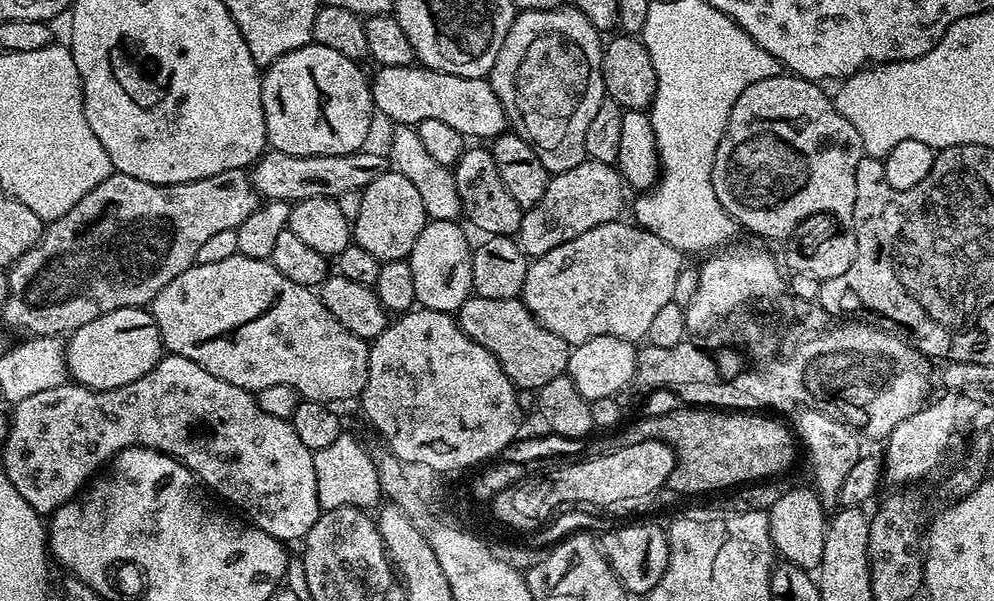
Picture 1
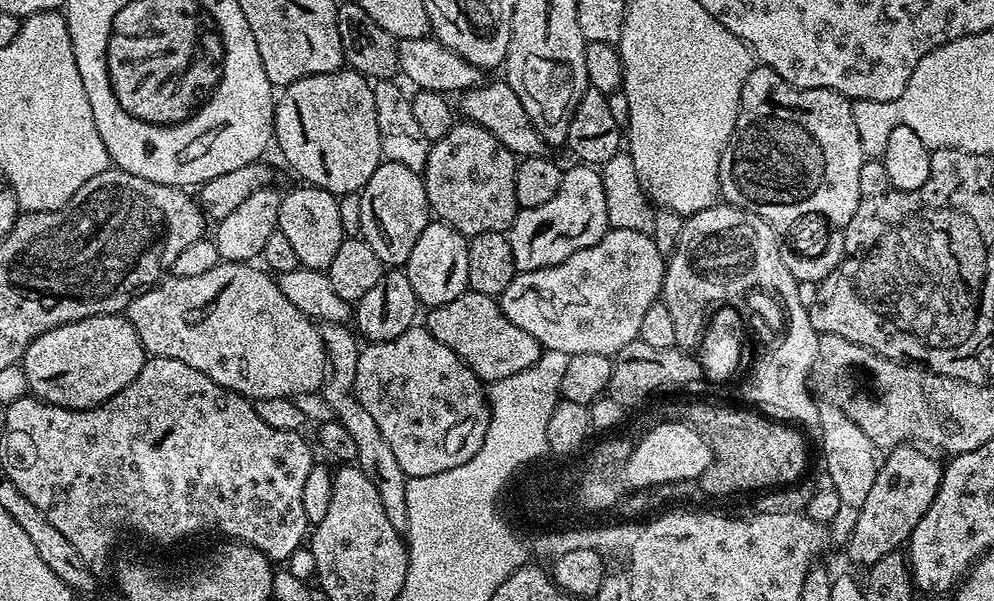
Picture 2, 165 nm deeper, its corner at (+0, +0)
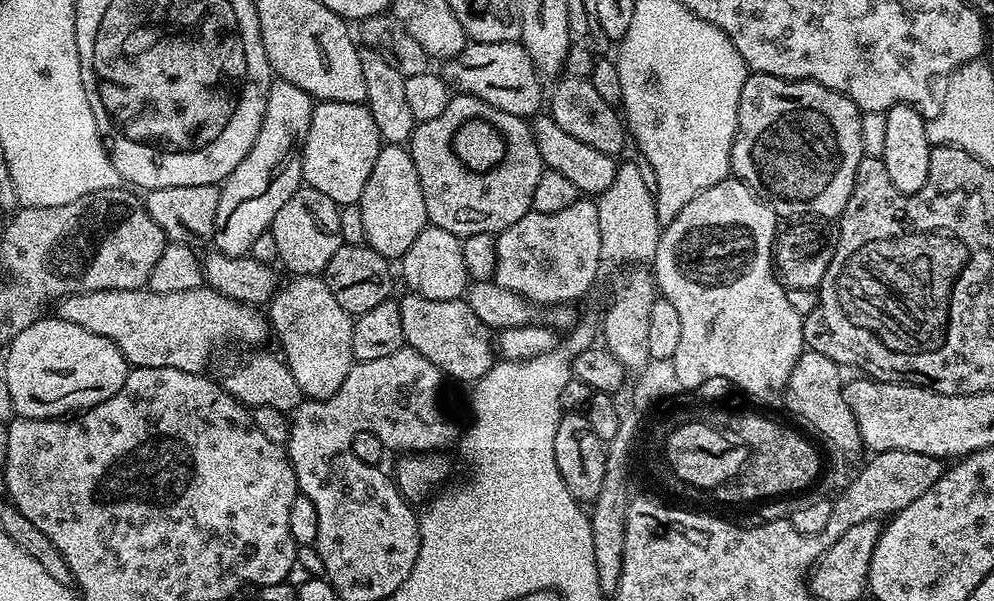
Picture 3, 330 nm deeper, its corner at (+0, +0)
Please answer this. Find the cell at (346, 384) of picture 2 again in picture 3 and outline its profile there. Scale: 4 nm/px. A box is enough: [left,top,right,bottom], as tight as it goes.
[266,276,354,400]

